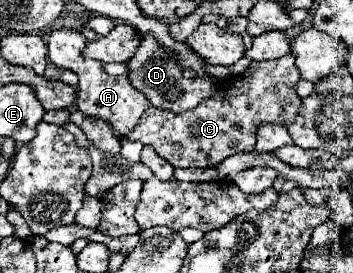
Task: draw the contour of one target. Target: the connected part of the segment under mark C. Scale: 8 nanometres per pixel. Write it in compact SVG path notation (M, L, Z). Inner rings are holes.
M288 53L280 59L252 63L252 67L238 75L222 81L222 95L202 101L196 109L186 113L170 113L150 107L138 121L138 125L120 139L140 141L152 147L162 159L170 161L180 169L194 167L216 167L226 157L254 151L258 125L272 123L288 127L300 109L300 97L294 91L300 75L294 65L294 55Z

